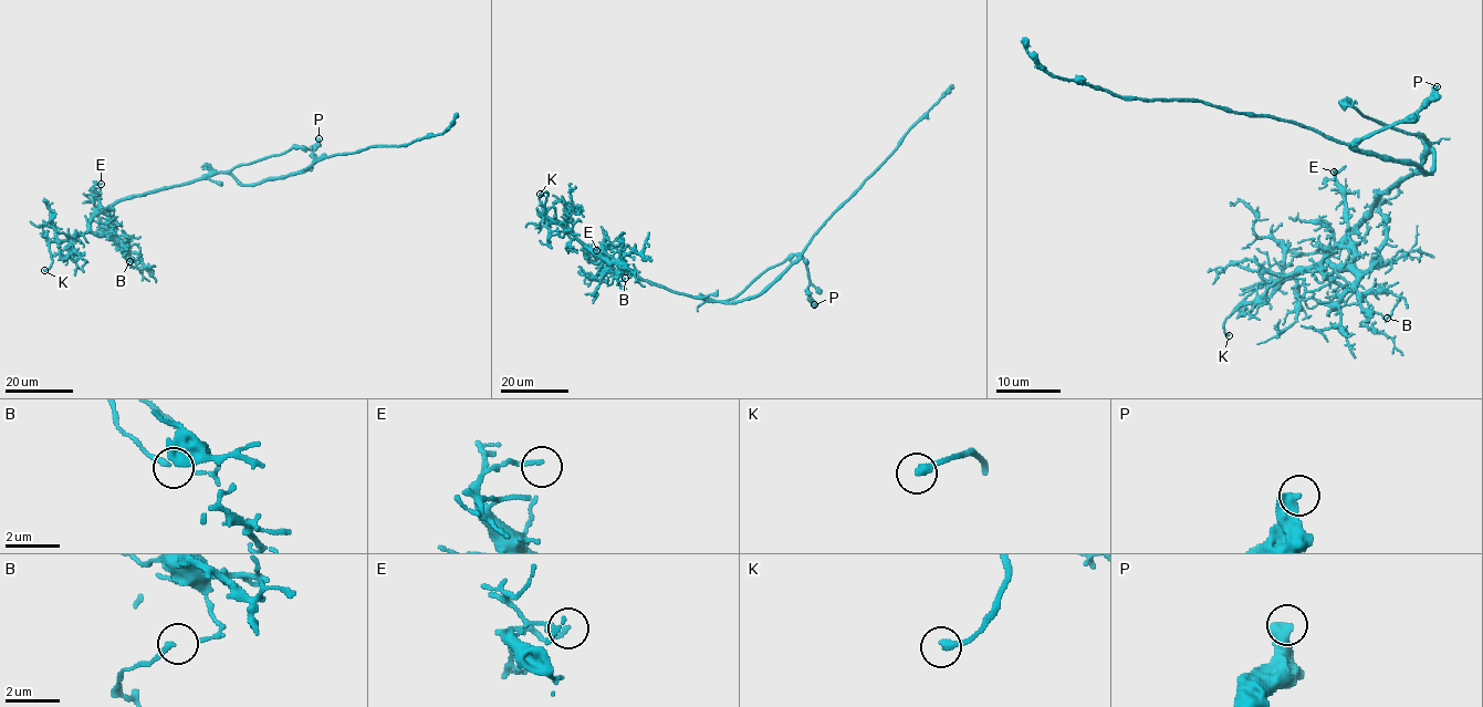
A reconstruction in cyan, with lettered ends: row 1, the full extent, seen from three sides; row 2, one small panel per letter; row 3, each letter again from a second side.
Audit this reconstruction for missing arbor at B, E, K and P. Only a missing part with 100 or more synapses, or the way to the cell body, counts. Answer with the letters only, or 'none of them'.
K

